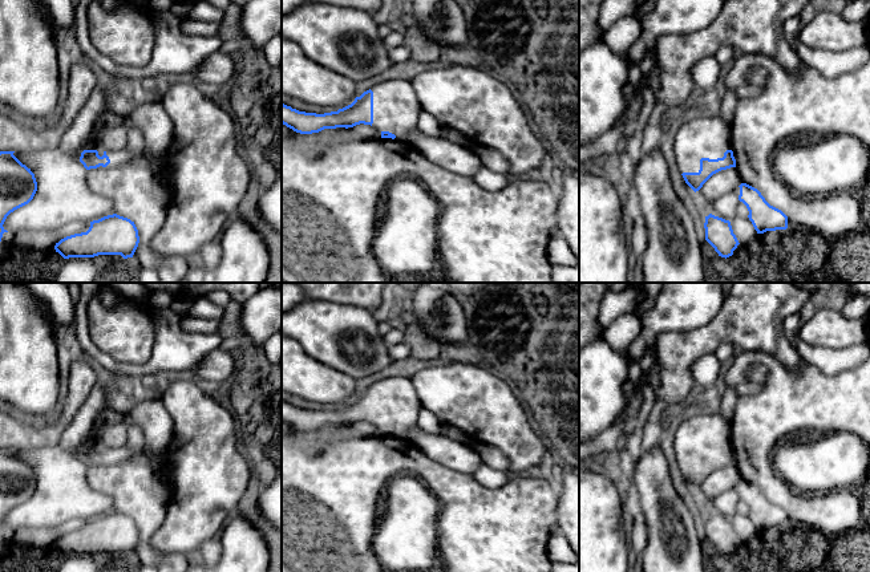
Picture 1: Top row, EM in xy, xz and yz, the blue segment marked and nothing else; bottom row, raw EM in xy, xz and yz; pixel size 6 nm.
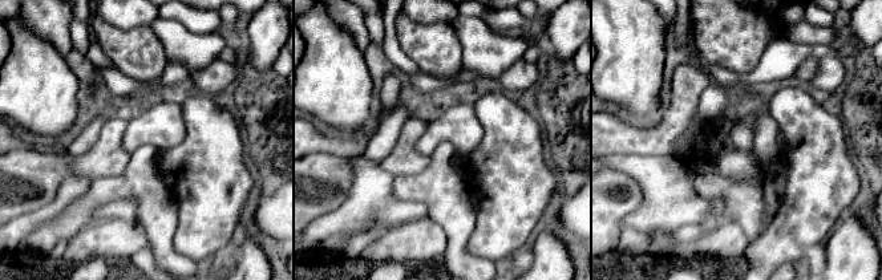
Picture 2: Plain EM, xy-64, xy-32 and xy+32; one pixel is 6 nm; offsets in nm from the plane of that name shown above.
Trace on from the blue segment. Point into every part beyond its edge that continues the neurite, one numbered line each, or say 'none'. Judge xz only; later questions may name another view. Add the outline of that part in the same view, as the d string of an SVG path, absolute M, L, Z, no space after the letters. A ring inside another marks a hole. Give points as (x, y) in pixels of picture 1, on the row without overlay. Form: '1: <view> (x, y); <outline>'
1: xz (396, 406); M389 377L371 385L373 389L373 421L377 435L383 429L396 433L394 437L409 439L417 426L422 409L417 393L408 377Z

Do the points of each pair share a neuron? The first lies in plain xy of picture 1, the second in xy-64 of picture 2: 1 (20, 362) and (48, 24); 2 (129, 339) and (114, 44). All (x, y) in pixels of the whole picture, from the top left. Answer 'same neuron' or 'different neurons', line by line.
1: different neurons
2: same neuron

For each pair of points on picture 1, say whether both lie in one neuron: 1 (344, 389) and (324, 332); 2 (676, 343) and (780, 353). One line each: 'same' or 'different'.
1: different
2: same

